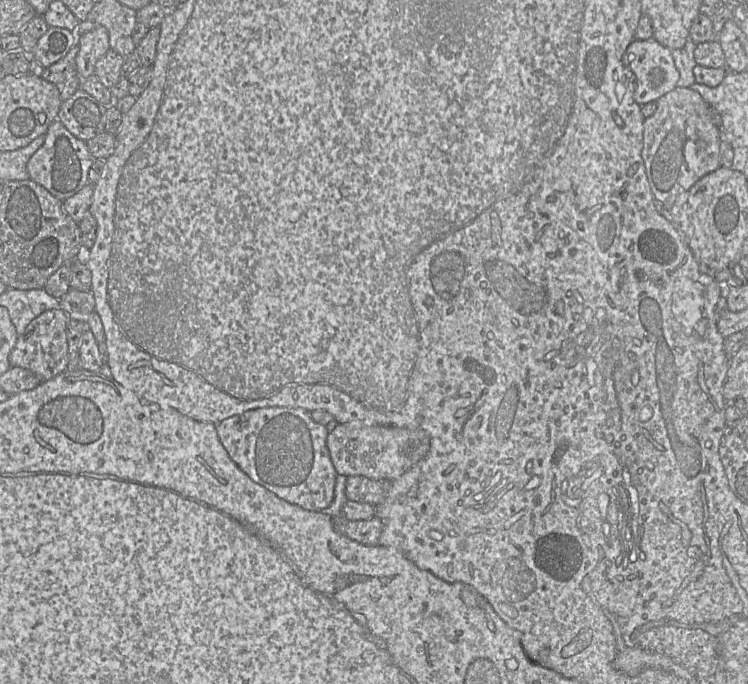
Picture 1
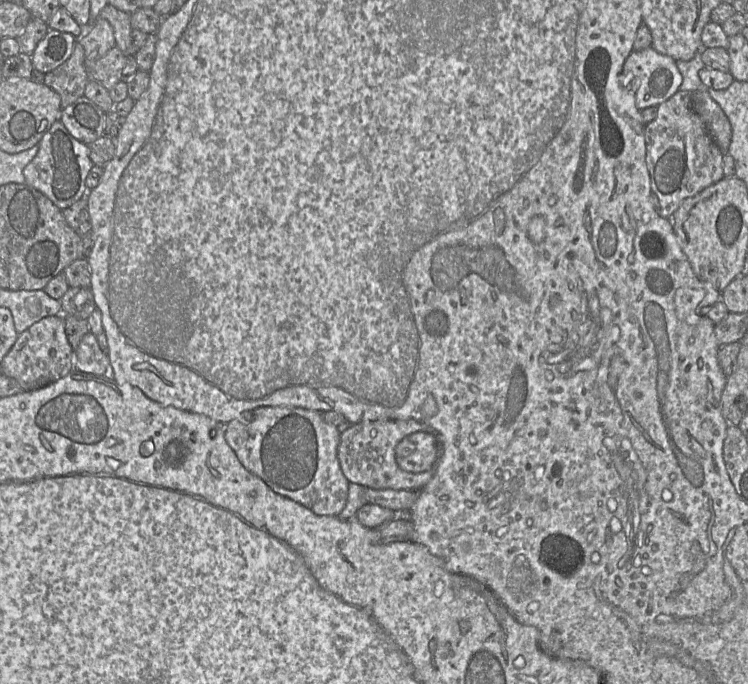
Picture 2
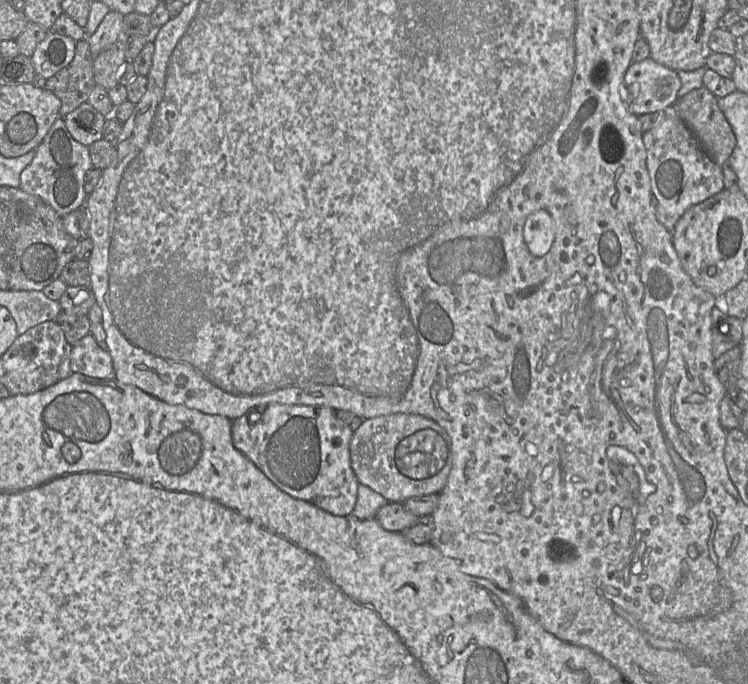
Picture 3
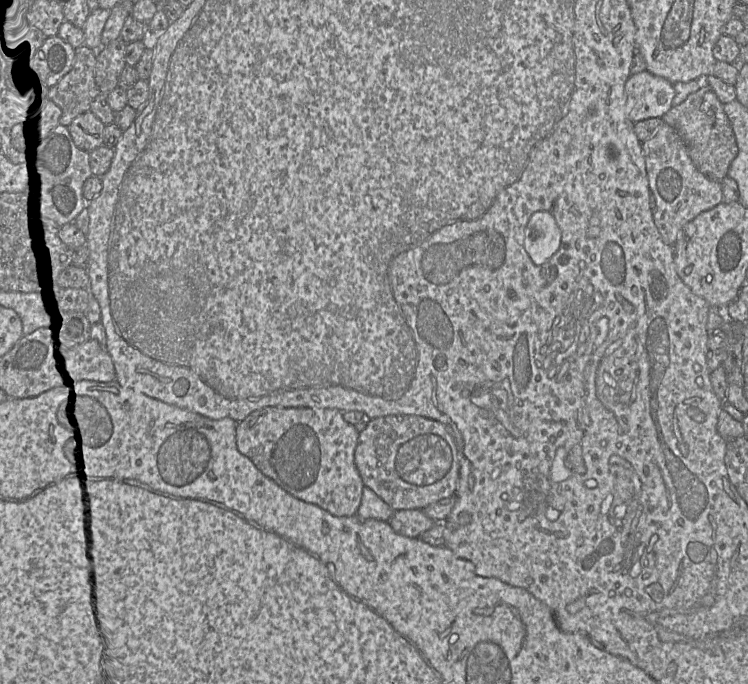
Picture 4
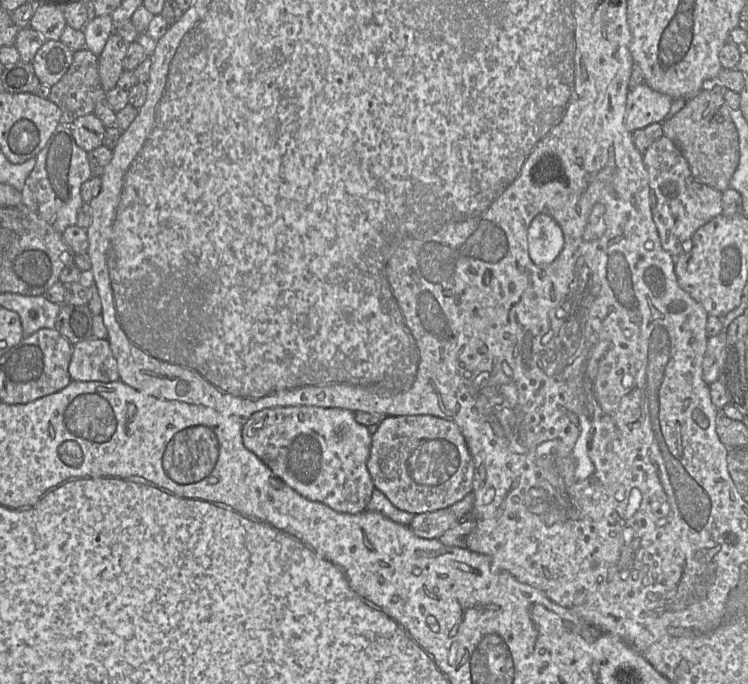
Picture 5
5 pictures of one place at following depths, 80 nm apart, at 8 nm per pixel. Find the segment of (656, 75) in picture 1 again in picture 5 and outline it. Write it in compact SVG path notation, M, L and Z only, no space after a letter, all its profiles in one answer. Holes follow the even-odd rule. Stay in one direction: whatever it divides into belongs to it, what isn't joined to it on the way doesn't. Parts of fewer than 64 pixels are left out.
M646 83L629 88L625 126L630 132L652 123L662 123L670 111L673 98L651 89Z

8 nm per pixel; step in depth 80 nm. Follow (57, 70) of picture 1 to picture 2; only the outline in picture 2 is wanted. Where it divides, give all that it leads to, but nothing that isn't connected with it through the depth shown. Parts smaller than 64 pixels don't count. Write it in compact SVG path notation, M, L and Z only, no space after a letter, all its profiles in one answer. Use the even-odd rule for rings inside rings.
M78 39L71 56L44 75L44 83L60 95L61 109L84 95L85 87L90 79L85 67L84 48Z

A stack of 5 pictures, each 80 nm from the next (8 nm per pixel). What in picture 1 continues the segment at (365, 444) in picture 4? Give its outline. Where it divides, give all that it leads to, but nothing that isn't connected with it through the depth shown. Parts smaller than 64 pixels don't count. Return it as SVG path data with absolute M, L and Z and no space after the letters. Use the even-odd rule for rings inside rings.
M359 423L338 425L327 437L327 448L337 474L347 477L364 476L385 483L417 465L421 467L430 451L430 445L430 434L427 432Z

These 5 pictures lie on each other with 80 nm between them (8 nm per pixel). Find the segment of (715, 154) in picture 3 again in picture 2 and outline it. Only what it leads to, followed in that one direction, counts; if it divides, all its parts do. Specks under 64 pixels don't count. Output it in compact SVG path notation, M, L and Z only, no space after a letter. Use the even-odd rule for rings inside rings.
M707 90L691 92L691 103L721 152L728 153L732 140L732 128L721 107L713 100Z

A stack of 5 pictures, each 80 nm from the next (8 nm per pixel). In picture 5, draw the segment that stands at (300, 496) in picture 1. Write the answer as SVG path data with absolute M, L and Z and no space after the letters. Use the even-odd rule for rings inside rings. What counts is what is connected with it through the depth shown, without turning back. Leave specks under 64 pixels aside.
M283 406L265 408L244 420L242 441L275 476L305 498L319 501L337 512L358 513L366 509L375 486L367 468L371 430L355 420L354 412L343 408Z

